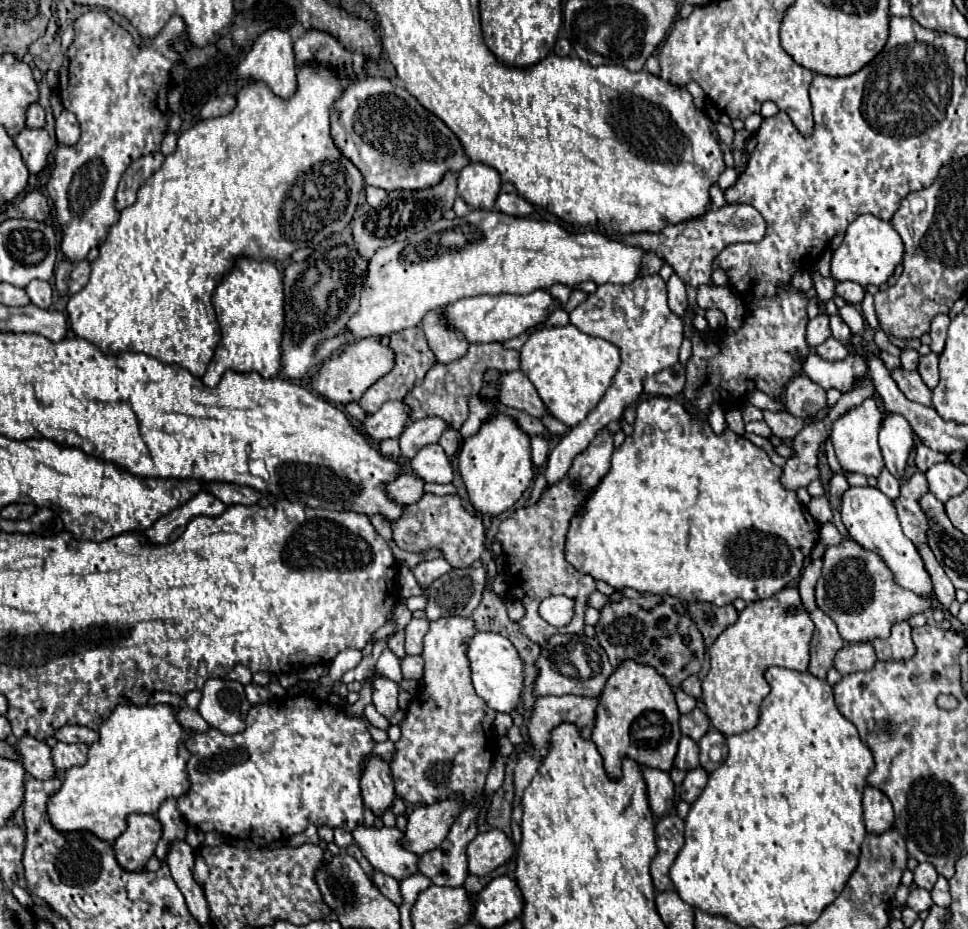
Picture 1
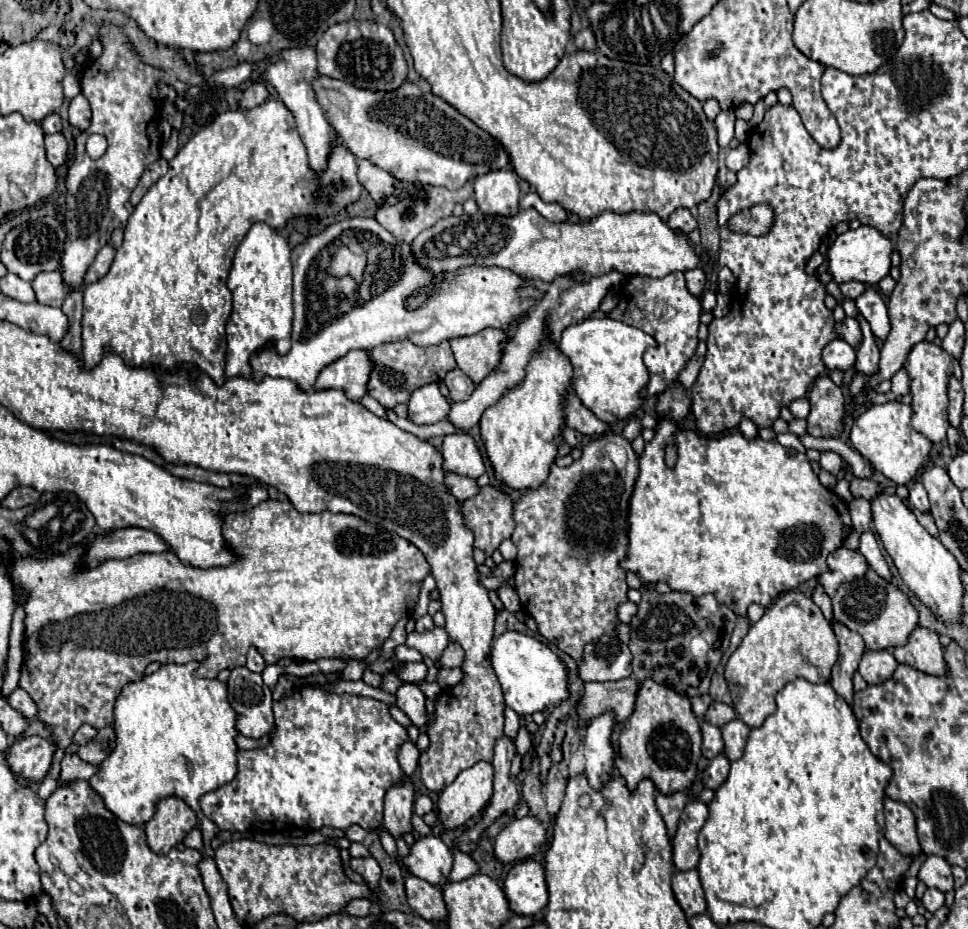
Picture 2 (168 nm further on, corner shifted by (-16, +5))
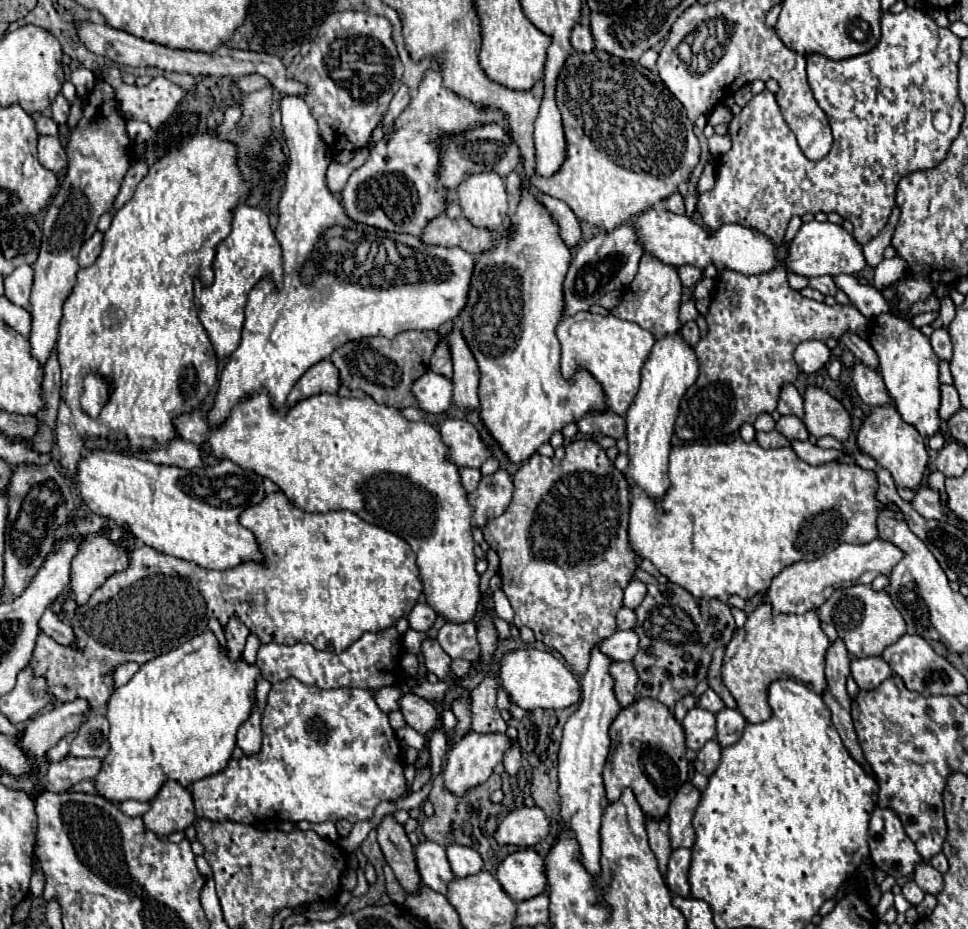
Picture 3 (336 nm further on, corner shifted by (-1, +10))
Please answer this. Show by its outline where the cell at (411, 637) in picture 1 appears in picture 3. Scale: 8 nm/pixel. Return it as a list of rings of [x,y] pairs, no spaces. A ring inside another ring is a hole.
[[[427,638],[421,646],[423,656],[425,656],[425,666],[431,674],[435,674],[441,682],[451,682],[455,676],[451,674],[451,656],[439,646],[437,640]]]

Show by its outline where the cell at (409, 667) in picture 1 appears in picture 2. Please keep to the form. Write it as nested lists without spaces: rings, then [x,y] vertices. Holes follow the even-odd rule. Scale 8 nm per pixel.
[[[448,643],[446,651],[440,655],[440,659],[436,659],[434,665],[438,669],[444,669],[444,667],[460,667],[462,665],[462,657],[464,657],[464,651],[460,649],[460,645]]]

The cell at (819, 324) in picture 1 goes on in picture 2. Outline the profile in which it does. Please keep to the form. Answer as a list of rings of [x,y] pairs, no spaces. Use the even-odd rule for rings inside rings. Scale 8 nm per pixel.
[[[846,317],[844,321],[840,321],[840,323],[834,325],[834,331],[836,331],[836,335],[840,339],[848,341],[852,347],[856,347],[860,343],[860,325],[858,325],[856,319]]]

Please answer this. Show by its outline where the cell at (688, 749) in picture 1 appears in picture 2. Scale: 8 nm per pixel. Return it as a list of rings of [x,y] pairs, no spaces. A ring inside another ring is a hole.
[[[702,721],[702,755],[706,759],[714,759],[722,751],[722,735],[720,729]]]

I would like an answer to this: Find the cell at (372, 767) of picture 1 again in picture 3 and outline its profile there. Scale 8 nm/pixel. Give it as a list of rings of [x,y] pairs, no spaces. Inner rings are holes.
[[[389,814],[381,820],[377,834],[379,834],[377,840],[379,840],[379,846],[385,854],[385,860],[393,868],[399,884],[409,894],[417,894],[421,888],[421,878],[417,872],[415,850],[407,838],[403,826],[397,824],[395,818]]]

